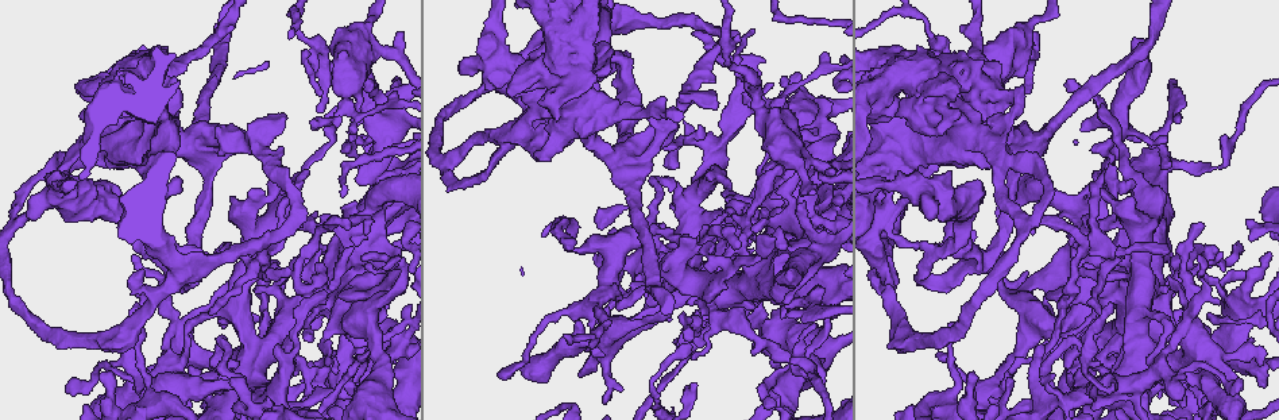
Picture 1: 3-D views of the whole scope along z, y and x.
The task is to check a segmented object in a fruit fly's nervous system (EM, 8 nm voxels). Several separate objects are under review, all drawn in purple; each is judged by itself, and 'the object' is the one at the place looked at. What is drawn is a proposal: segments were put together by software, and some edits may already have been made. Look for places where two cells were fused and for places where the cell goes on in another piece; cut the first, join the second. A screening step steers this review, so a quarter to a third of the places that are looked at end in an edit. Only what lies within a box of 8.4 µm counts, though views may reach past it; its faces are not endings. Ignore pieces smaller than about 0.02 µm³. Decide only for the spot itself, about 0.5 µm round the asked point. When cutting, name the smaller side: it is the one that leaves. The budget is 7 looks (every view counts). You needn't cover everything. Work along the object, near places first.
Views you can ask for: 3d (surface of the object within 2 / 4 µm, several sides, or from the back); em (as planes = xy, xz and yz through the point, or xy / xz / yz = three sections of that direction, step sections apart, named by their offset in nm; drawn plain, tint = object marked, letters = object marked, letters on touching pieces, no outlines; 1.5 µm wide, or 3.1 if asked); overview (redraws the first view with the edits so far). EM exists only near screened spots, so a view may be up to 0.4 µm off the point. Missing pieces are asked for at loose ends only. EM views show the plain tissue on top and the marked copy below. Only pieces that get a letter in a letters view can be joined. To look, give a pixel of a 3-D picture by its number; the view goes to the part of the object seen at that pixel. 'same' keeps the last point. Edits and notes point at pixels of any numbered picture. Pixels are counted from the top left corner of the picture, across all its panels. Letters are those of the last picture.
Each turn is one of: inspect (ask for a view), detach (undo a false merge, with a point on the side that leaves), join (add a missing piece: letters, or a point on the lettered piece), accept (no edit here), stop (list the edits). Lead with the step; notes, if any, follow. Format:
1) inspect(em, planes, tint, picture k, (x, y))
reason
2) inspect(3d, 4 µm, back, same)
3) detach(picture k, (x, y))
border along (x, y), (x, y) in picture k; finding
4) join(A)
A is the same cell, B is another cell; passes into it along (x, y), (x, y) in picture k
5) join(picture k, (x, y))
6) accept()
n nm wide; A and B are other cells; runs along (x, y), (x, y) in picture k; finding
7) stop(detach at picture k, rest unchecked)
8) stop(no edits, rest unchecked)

inspect(em, yz, step 4, tint, picture 1, (990, 389))
arms part here

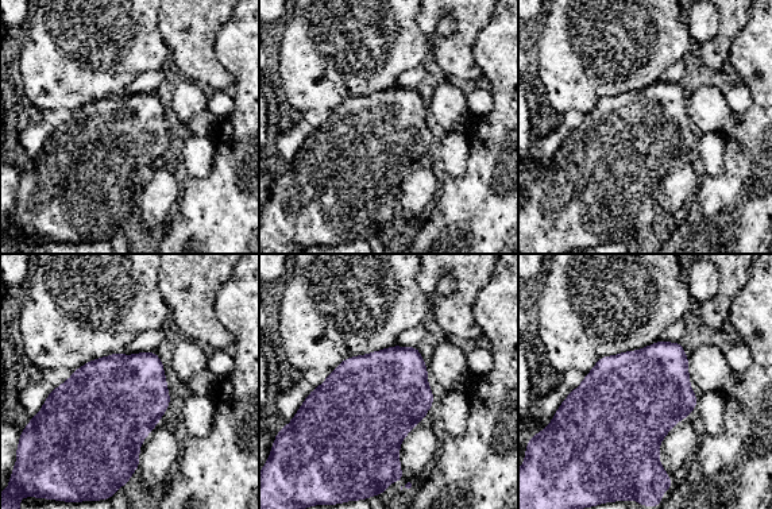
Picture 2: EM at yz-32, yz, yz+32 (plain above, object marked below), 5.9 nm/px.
inspect(em, yz, step 4, letters, same)
what lies round it

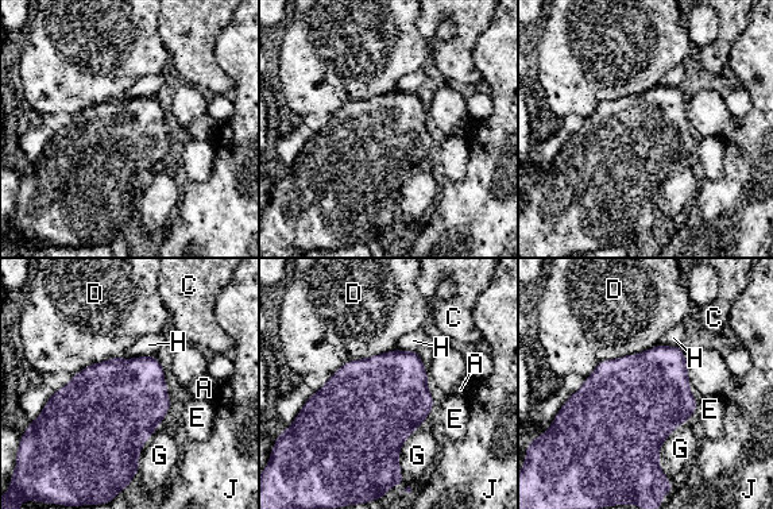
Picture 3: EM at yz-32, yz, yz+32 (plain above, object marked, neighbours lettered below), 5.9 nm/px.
accept()
500 nm wide; A, C, D, E, G, H and J are other cells; border along (155, 354), (134, 358), (119, 357) in picture 3; one cell here

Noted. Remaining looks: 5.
inspect(em, yz, step 8, tint, picture 1, (808, 241))
three arms meet

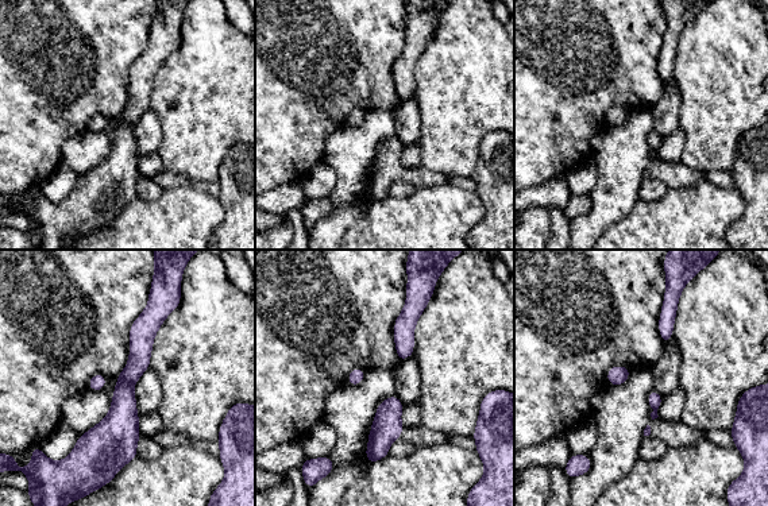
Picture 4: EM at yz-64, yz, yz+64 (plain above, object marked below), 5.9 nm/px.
inspect(em, planes, letters, same)

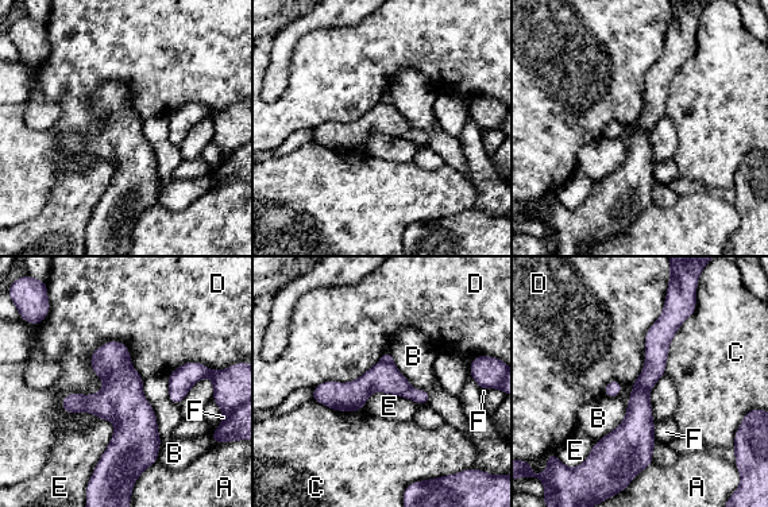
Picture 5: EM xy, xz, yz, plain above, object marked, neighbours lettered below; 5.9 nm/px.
accept()
130 nm wide; D touches over 550 nm; A, B, C, D, E and F are other cells; all the same cell

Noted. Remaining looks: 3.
inspect(3d, 4 µm, picture 1, (102, 373))
branch stops here

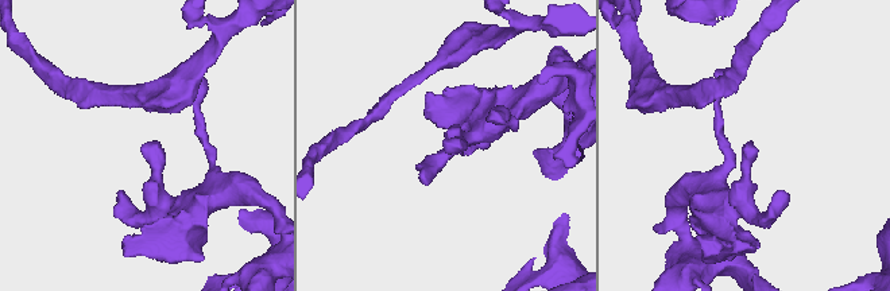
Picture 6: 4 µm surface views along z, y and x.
inspect(em, xy, step 8, tint, picture 6, (446, 144))
need the tissue

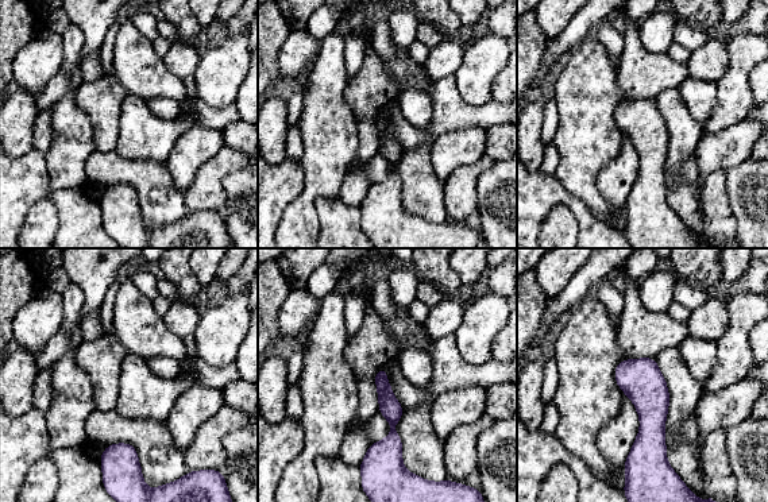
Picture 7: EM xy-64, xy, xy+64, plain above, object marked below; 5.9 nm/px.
inspect(em, planes, letters, same)
another direction

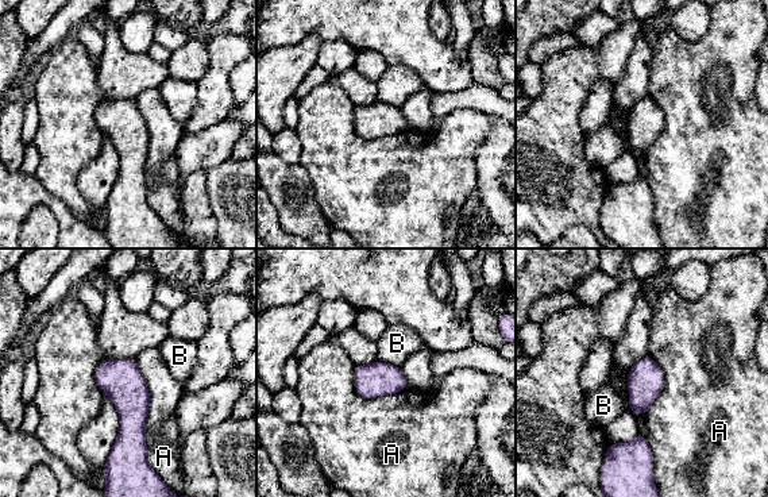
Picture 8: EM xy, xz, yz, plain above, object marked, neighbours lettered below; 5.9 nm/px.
accept()
200 nm wide; A and B are other cells; border along (352, 372), (365, 397), (406, 386) in picture 8; no lettered piece goes on from it

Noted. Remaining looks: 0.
stop(no edits, rest unchecked)

